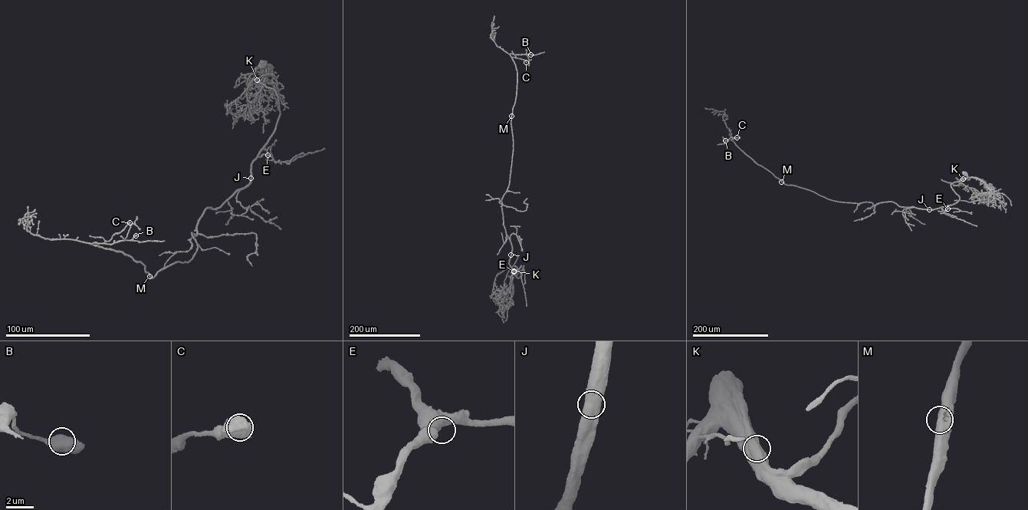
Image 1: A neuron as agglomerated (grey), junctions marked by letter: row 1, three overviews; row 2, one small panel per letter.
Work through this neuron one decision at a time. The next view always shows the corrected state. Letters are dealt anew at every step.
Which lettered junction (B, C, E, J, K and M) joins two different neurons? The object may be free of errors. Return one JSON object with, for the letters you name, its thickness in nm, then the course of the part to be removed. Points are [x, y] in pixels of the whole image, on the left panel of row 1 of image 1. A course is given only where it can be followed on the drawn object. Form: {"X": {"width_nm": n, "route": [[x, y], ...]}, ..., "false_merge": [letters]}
{"false_merge": []}

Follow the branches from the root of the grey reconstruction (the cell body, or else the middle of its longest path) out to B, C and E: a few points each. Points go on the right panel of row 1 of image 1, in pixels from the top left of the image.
B: (963, 173), (950, 184), (959, 200), (932, 209), (838, 202), (784, 184), (725, 140)
C: (963, 173), (950, 184), (959, 200), (932, 209), (835, 201), (784, 184), (737, 147), (737, 137)
E: (963, 173), (967, 176), (966, 179), (950, 184), (959, 199), (945, 206), (947, 208)

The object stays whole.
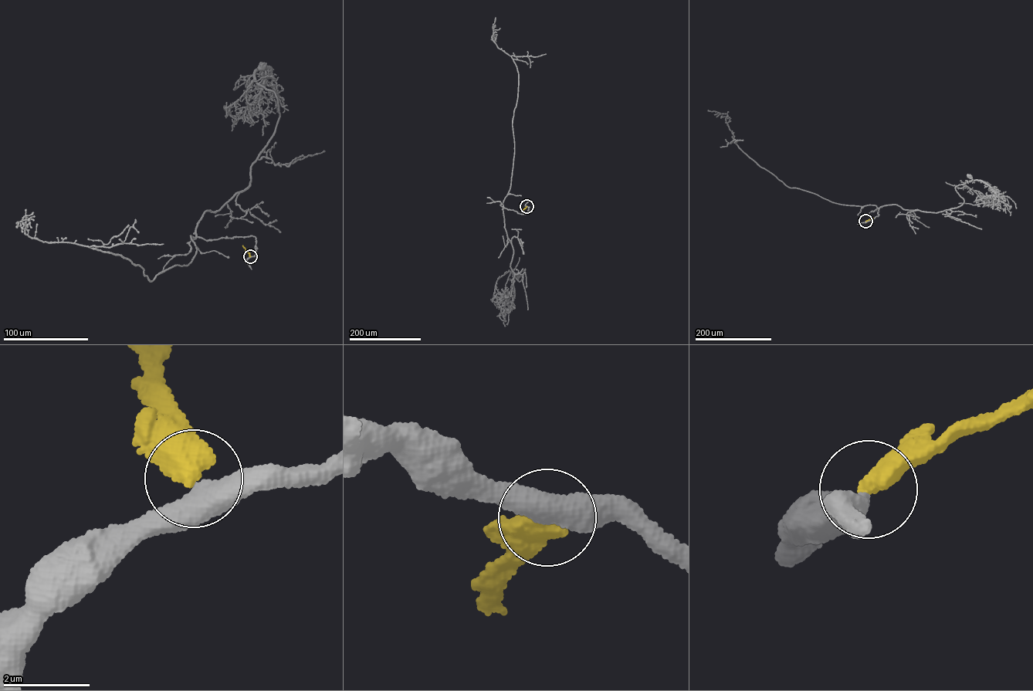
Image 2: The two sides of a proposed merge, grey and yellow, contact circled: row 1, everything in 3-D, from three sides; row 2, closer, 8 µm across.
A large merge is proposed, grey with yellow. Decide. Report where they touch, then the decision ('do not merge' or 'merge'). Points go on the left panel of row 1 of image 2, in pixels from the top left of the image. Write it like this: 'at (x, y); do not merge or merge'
at (250, 256); do not merge

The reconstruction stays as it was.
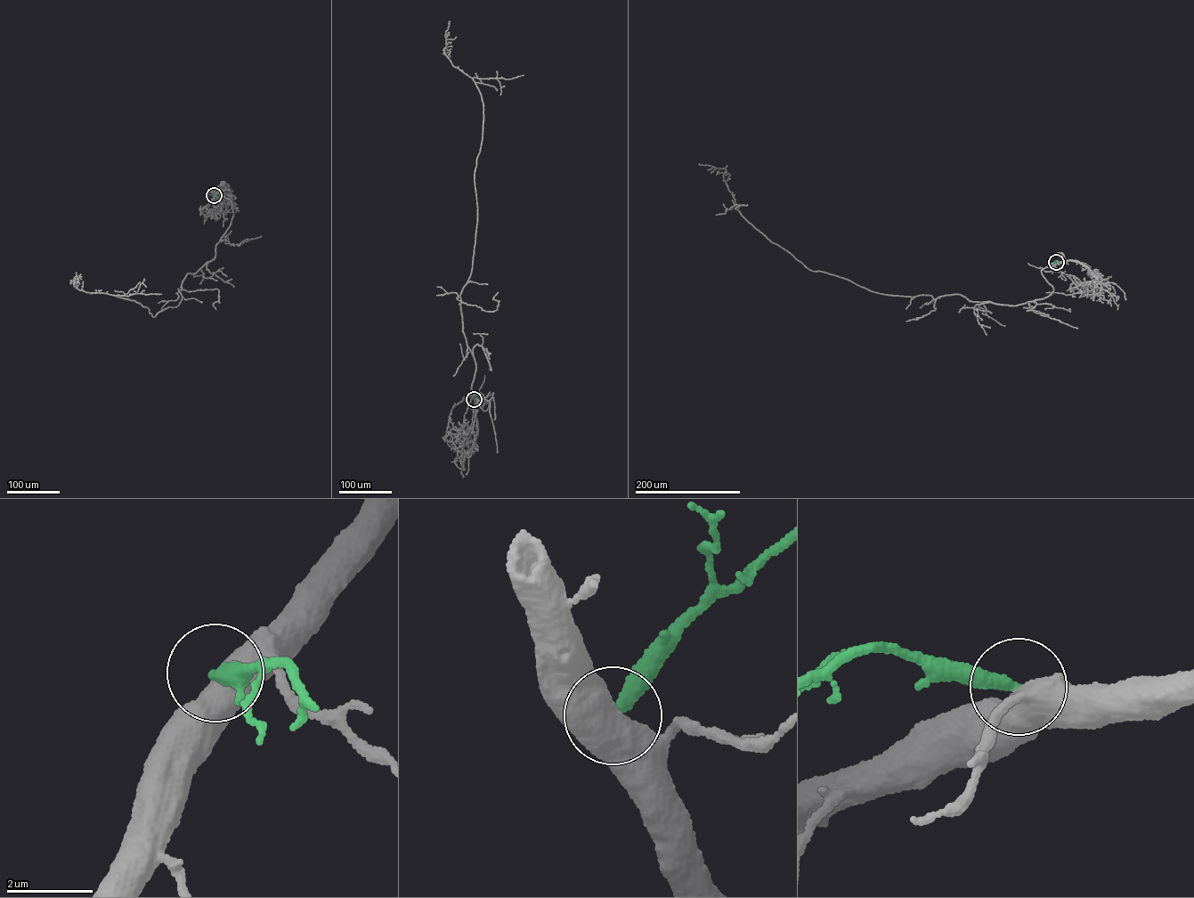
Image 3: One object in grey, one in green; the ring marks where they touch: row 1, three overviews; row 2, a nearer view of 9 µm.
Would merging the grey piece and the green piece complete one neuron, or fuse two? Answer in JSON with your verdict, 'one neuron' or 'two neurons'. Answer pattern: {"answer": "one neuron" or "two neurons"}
{"answer": "two neurons"}

